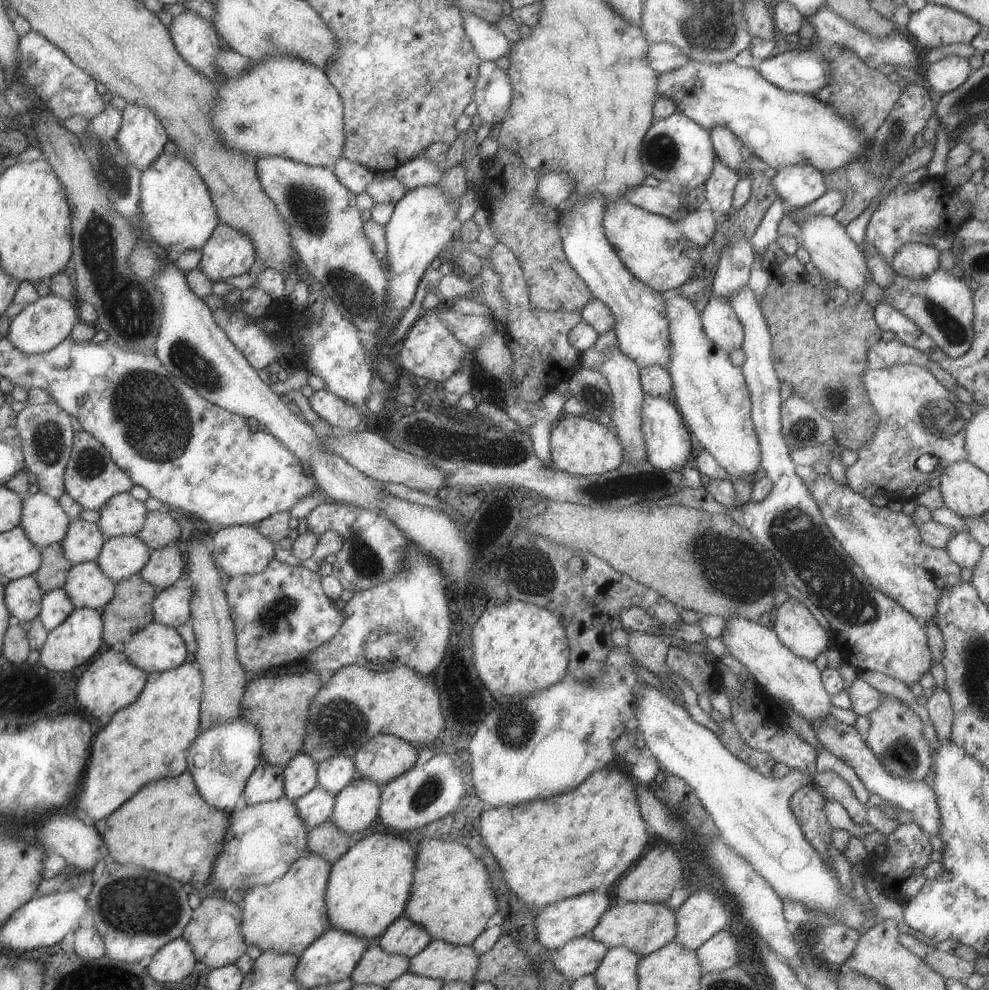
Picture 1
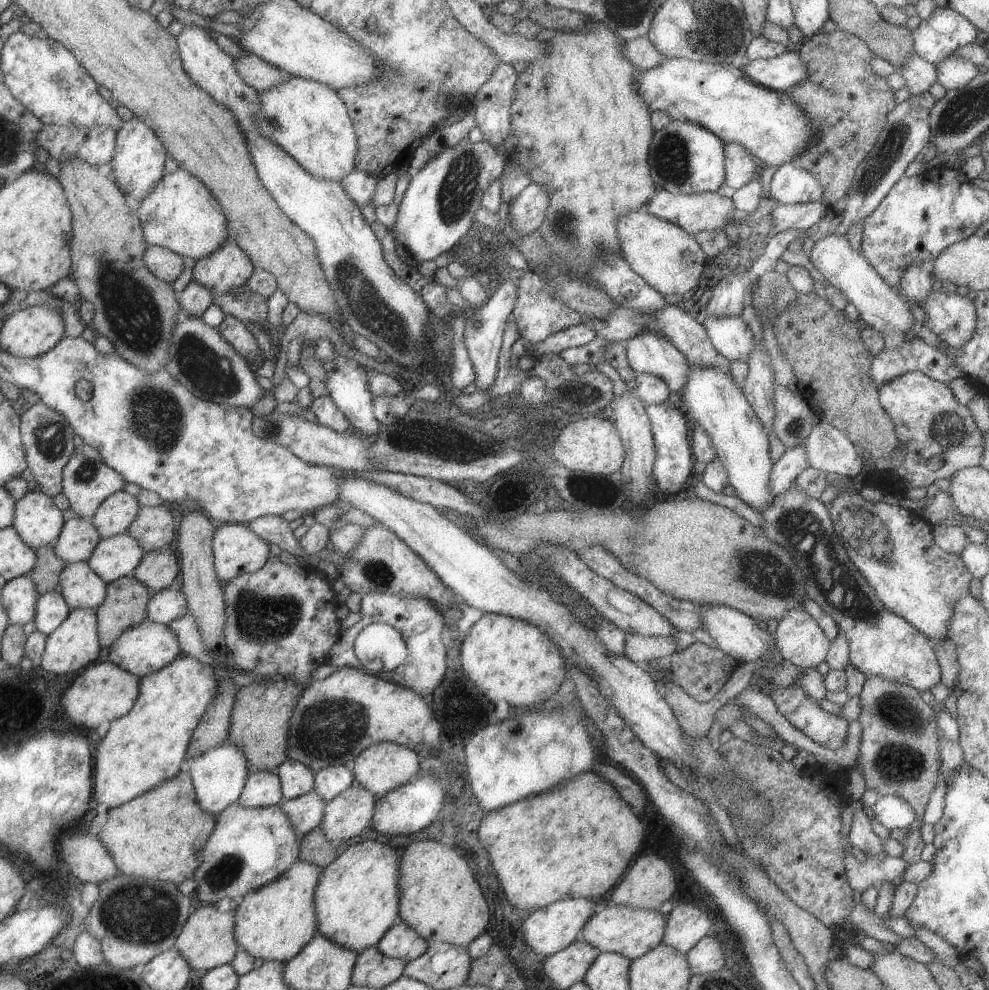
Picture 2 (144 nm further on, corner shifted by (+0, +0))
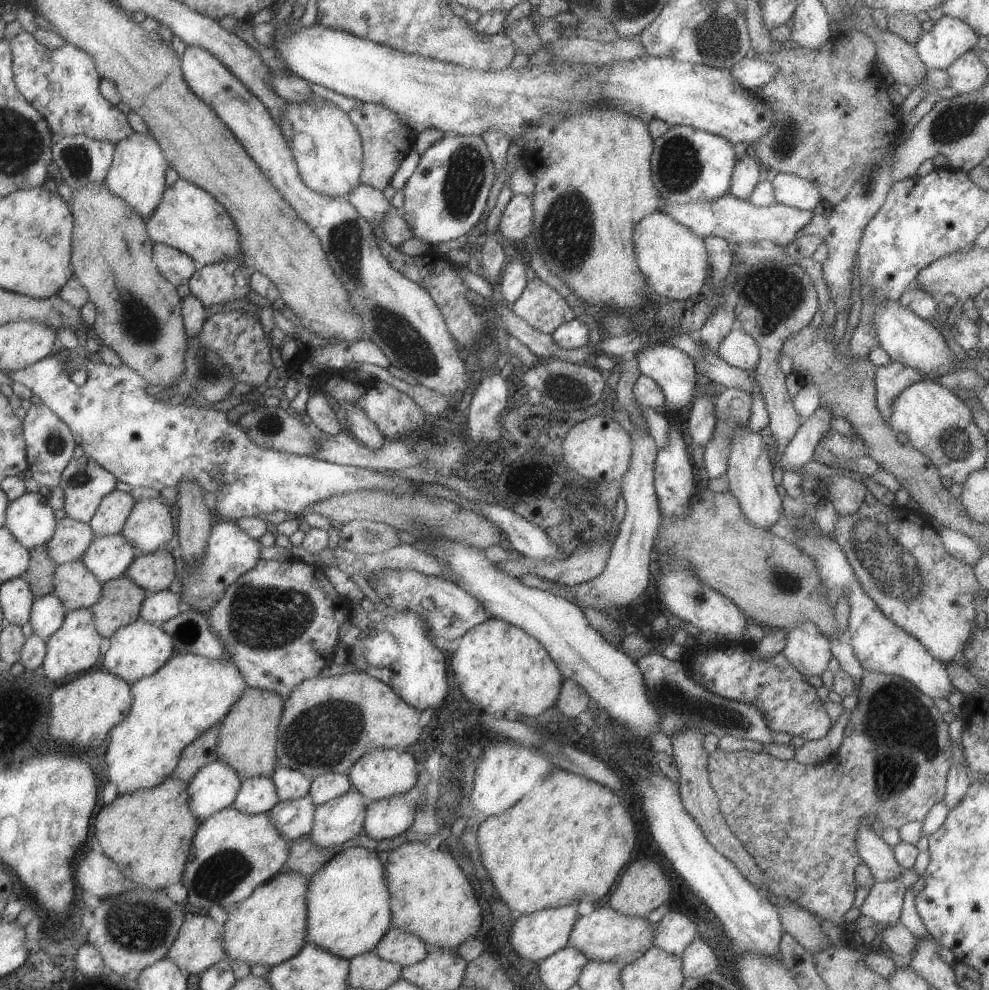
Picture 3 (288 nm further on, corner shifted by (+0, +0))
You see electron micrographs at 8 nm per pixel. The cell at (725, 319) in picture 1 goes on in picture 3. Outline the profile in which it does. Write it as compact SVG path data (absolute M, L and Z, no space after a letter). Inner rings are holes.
M733 326L733 330L719 342L717 354L733 368L751 372L759 364L759 346L751 334Z

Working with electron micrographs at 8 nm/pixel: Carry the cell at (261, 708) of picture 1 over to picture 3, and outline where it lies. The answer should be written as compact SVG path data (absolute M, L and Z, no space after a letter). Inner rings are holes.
M247 688L229 708L229 714L221 720L217 756L221 762L227 762L241 780L271 778L277 770L277 730L281 724L283 706L283 696L259 688Z

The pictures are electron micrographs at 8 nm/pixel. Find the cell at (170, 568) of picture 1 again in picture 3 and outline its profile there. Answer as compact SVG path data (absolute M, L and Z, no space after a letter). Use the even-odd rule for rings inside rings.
M167 548L151 554L137 554L125 576L131 578L143 590L147 590L147 594L167 590L171 580L175 578L173 556L167 552Z

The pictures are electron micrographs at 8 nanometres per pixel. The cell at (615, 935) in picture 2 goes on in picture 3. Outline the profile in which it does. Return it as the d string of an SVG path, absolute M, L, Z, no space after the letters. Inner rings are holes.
M595 908L589 916L581 916L575 922L575 928L571 932L569 946L575 946L581 954L587 956L587 960L593 962L615 962L623 970L627 964L641 958L649 948L653 948L653 936L655 926L647 918L631 918L625 916L613 908Z

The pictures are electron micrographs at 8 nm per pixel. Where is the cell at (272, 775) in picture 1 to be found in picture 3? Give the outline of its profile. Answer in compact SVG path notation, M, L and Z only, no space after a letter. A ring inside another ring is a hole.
M247 778L241 782L233 808L241 814L267 814L275 804L279 804L277 788L271 778Z

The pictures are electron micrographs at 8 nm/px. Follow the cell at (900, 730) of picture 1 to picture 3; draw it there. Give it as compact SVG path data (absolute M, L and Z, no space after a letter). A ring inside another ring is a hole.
M863 670L857 704L845 726L843 742L825 762L803 766L793 758L779 760L765 752L723 752L717 748L709 754L709 782L719 798L727 828L751 854L765 878L791 902L815 914L817 920L841 924L841 918L853 906L853 870L861 864L855 852L855 830L863 822L897 830L905 822L923 822L929 808L945 798L947 772L951 768L951 736L947 728L949 724L941 720L933 698L919 692L905 678Z

